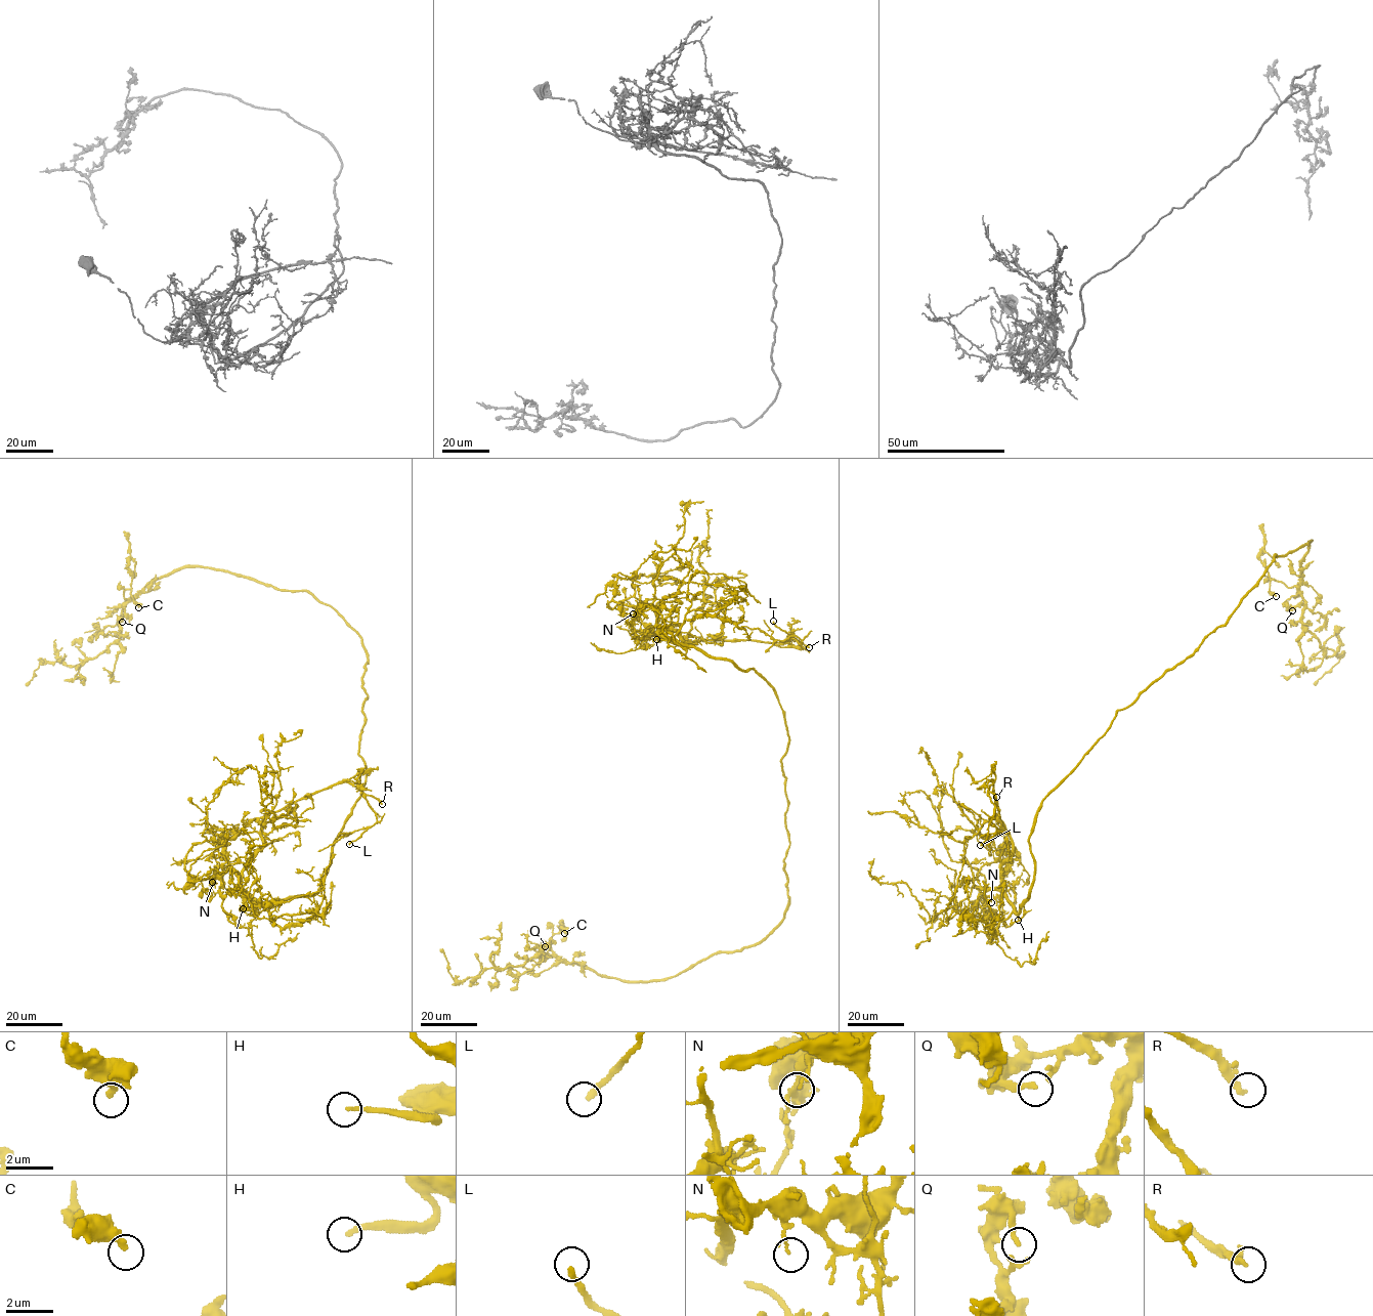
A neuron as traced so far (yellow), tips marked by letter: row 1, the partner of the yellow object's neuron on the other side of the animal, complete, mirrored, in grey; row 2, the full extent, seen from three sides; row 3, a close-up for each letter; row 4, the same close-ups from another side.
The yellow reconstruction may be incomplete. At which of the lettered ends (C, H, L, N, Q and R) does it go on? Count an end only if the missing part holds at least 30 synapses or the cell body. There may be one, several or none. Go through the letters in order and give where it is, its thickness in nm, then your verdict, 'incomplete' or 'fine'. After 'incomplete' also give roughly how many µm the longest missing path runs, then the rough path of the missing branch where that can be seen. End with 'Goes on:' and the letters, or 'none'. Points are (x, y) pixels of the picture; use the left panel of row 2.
C: at (138, 607); 360 nm thick; fine
H: at (243, 908); 160 nm thick; incomplete; about 100 µm are missing; missing branch runs (243, 908), (229, 930), (228, 903), (221, 897), (183, 893), (172, 879), (165, 849), (158, 841), (109, 818)
L: at (349, 844); 240 nm thick; fine
N: at (212, 882); 110 nm thick; fine
Q: at (122, 622); 240 nm thick; fine
R: at (382, 804); 240 nm thick; incomplete; about 20 µm are missing
Goes on: H, R

